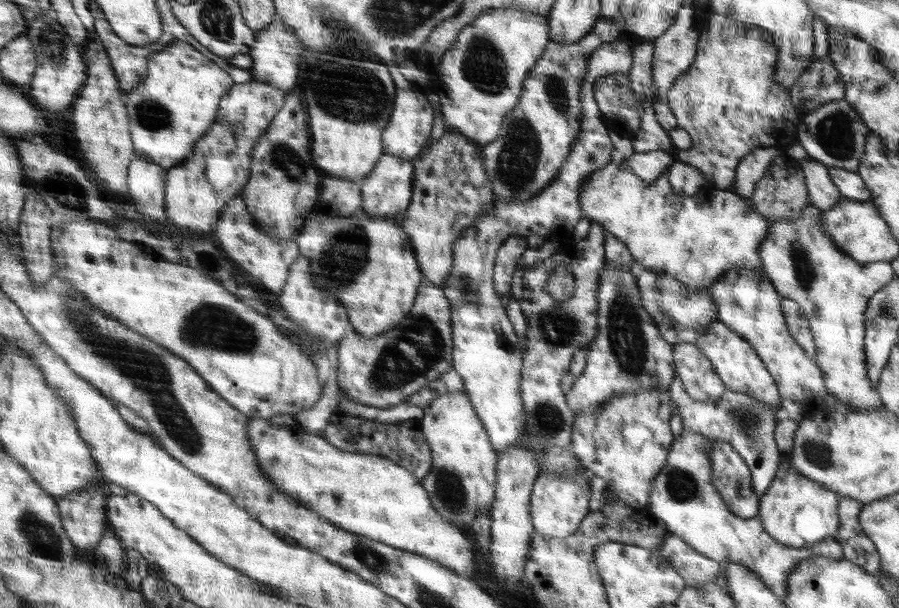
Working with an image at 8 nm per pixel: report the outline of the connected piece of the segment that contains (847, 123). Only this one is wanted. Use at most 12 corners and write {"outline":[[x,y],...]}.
{"outline":[[846,99],[802,116],[798,143],[858,172],[870,133]]}

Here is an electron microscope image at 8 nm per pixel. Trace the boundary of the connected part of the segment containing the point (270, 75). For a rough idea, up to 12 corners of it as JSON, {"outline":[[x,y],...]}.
{"outline":[[276,18],[255,33],[256,82],[296,89],[304,43]]}

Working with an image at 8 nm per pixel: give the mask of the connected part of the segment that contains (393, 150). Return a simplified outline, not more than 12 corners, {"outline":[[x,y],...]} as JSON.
{"outline":[[398,90],[384,152],[412,161],[427,144],[428,99]]}

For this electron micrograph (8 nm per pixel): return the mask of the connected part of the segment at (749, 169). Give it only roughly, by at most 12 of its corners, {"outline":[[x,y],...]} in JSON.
{"outline":[[766,147],[740,162],[731,188],[750,199],[774,157],[782,153]]}

